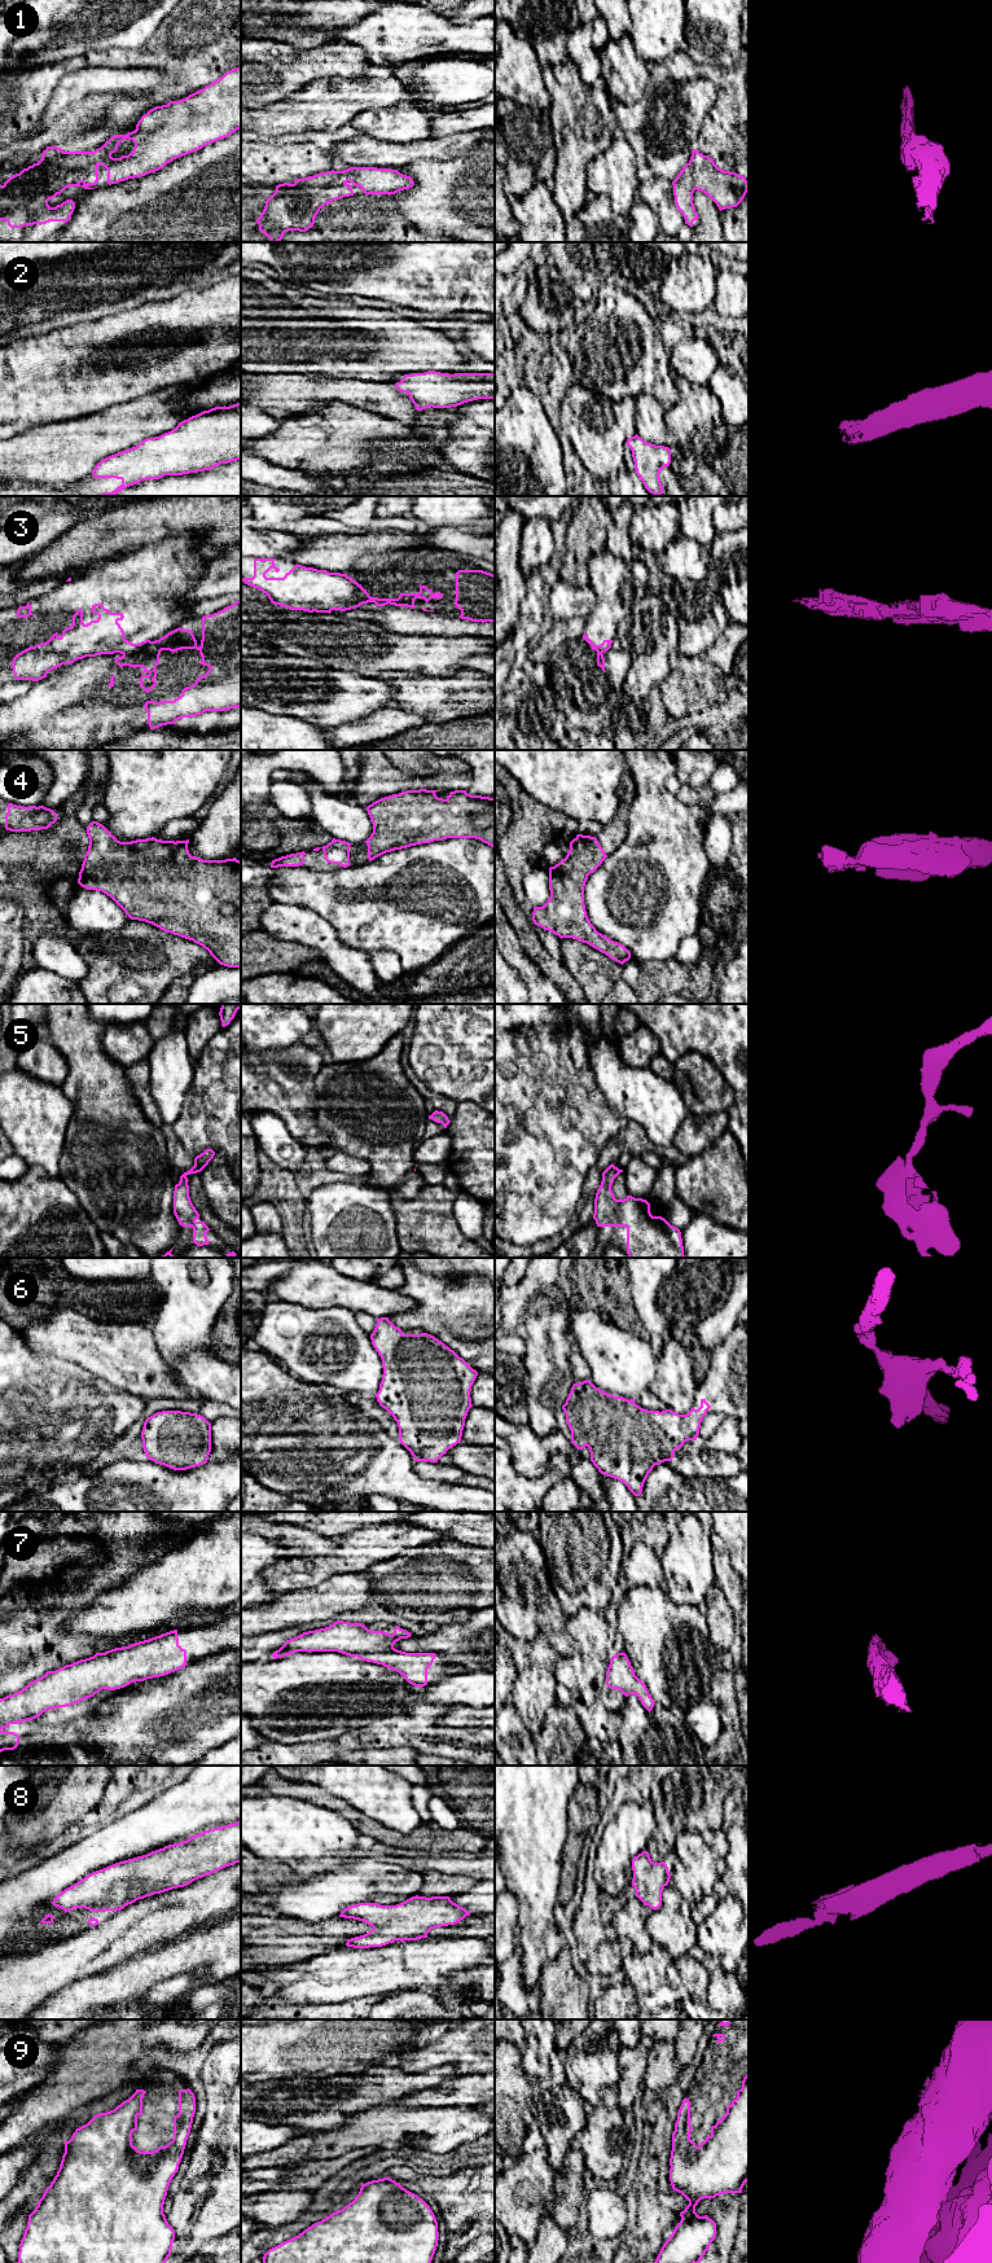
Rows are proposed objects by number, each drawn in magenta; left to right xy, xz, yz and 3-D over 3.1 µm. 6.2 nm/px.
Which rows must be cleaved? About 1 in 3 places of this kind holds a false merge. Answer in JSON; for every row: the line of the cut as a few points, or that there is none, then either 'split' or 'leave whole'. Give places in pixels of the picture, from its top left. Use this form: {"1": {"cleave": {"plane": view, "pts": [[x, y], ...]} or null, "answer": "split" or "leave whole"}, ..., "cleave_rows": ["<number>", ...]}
{"1": {"cleave": null, "answer": "leave whole"}, "2": {"cleave": null, "answer": "leave whole"}, "3": {"cleave": {"plane": "xy", "pts": [[153, 641], [123, 654]]}, "answer": "split"}, "4": {"cleave": null, "answer": "leave whole"}, "5": {"cleave": null, "answer": "leave whole"}, "6": {"cleave": null, "answer": "leave whole"}, "7": {"cleave": null, "answer": "leave whole"}, "8": {"cleave": null, "answer": "leave whole"}, "9": {"cleave": null, "answer": "leave whole"}, "cleave_rows": ["3"]}

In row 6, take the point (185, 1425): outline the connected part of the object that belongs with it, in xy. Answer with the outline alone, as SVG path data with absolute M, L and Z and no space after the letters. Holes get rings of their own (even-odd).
M162 1411L145 1420L141 1439L148 1460L186 1470L207 1462L211 1424L201 1415Z

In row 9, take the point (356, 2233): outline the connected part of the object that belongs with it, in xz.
M387 2176L361 2184L352 2202L269 2249L263 2263L431 2263L438 2237L430 2206Z

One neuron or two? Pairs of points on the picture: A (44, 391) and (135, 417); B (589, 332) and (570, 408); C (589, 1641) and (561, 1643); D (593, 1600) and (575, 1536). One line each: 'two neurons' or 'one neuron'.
A: two neurons
B: two neurons
C: two neurons
D: one neuron

